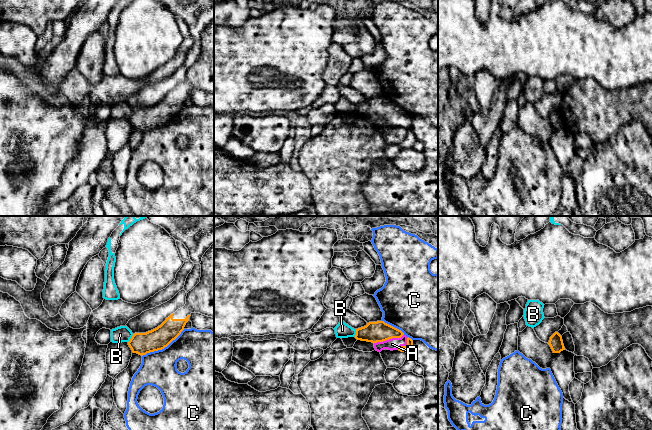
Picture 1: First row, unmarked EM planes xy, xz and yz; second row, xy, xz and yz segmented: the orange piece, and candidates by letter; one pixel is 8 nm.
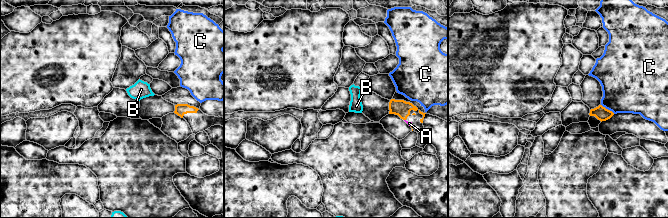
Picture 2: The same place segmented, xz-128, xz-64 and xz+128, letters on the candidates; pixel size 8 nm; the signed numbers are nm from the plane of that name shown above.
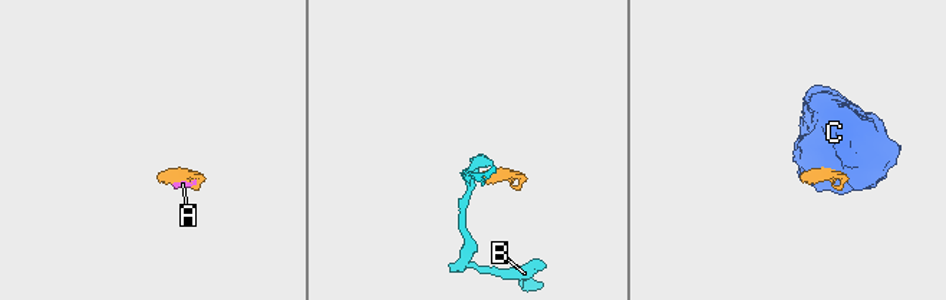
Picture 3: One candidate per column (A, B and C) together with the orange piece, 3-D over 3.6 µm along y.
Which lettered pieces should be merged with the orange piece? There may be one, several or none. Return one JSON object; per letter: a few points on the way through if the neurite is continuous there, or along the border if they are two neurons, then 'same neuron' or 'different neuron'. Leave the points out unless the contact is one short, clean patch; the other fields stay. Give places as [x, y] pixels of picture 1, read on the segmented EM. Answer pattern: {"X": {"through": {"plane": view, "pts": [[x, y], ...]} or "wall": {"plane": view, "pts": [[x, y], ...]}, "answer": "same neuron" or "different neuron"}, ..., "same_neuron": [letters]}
{"A": {"answer": "same neuron"}, "B": {"wall": {"plane": "xy", "pts": [[133, 334], [128, 342]]}, "answer": "different neuron"}, "C": {"wall": {"plane": "xy", "pts": [[184, 329], [163, 348], [147, 352], [142, 356]]}, "answer": "different neuron"}, "same_neuron": ["A"]}

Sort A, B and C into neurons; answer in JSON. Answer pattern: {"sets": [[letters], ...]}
{"sets": [["A"], ["B"], ["C"]]}

